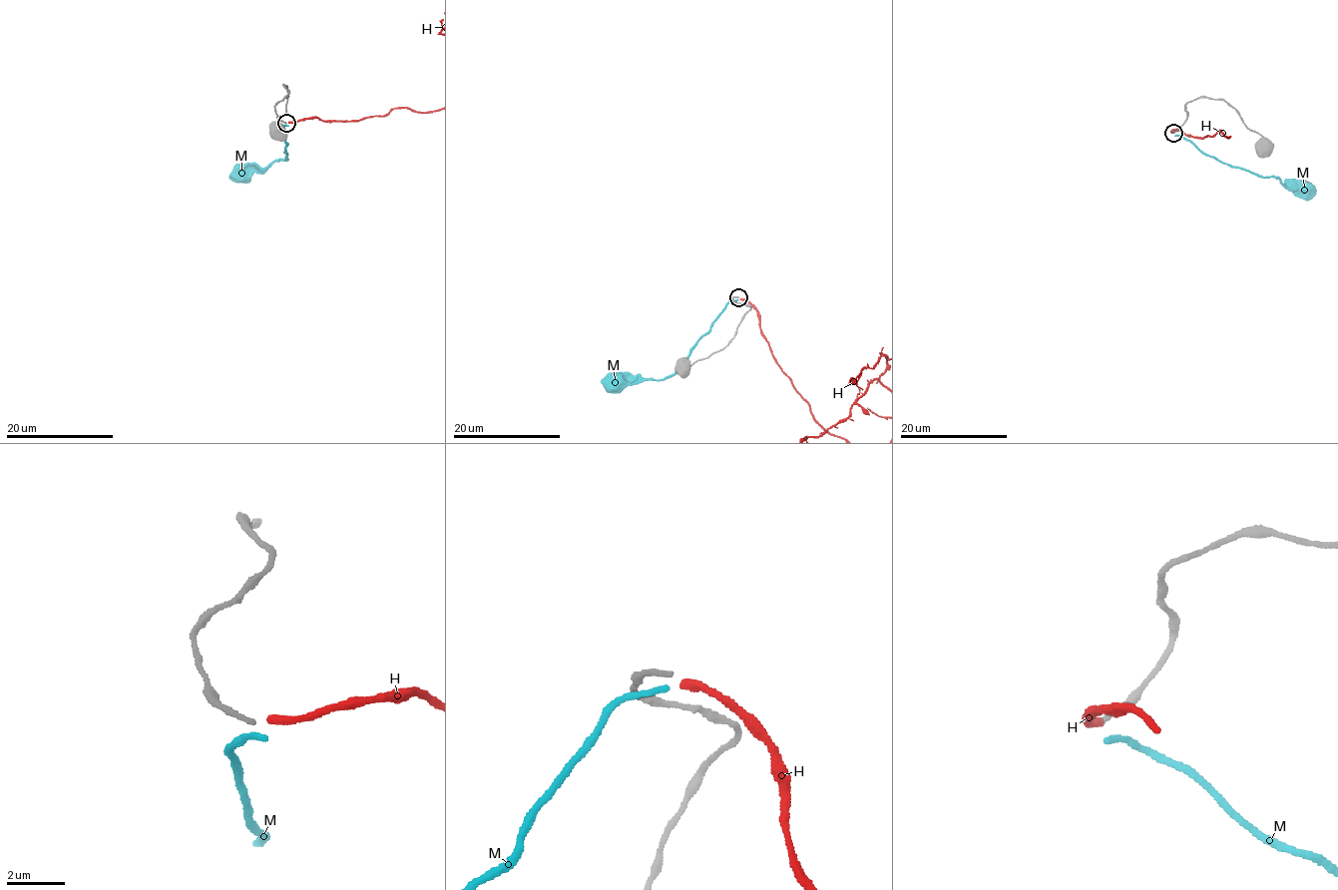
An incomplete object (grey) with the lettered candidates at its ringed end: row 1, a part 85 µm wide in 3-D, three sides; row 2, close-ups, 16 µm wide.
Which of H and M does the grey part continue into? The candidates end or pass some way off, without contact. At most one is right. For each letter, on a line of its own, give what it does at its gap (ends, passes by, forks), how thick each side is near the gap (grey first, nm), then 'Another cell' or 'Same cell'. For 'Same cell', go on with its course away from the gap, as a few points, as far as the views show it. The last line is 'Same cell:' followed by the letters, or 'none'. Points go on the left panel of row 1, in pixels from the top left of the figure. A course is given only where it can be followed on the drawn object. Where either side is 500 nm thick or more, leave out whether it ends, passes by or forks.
H: It ends there. Thickness 150 nm (grey) against 300 nm. Another cell
M: It ends there. Thickness 150 nm (grey) against 220 nm. Another cell
Same cell: none

